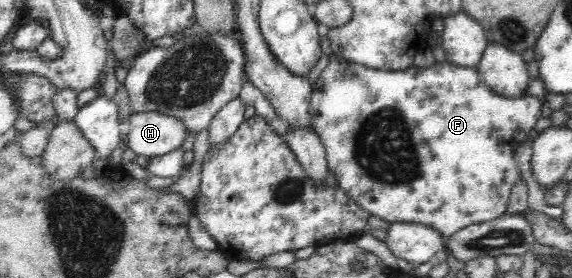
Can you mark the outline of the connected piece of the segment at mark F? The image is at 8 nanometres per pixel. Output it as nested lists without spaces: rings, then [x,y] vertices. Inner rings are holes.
[[[334,53],[330,56],[330,63],[326,71],[323,71],[320,79],[314,83],[309,101],[309,114],[313,119],[313,127],[324,145],[327,166],[338,180],[338,187],[370,215],[376,215],[388,223],[426,224],[426,226],[436,228],[436,231],[439,231],[445,238],[469,225],[486,223],[505,213],[510,191],[521,177],[514,159],[514,134],[517,131],[530,132],[536,121],[546,113],[546,103],[540,102],[540,99],[530,94],[520,95],[519,98],[504,98],[484,84],[484,80],[476,69],[460,67],[458,64],[448,63],[445,59],[440,62],[434,61],[428,67],[412,65],[402,71],[378,71],[374,68],[368,70],[358,66],[354,67],[344,58],[338,61]]]

